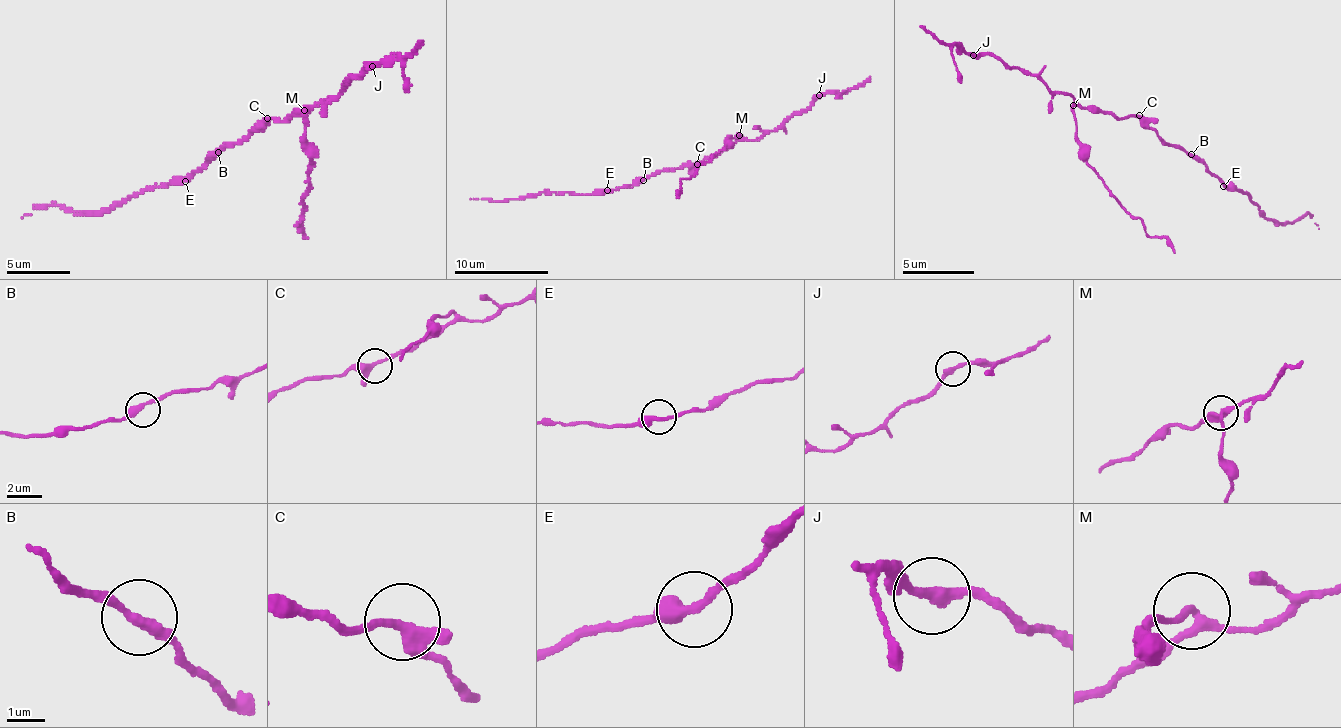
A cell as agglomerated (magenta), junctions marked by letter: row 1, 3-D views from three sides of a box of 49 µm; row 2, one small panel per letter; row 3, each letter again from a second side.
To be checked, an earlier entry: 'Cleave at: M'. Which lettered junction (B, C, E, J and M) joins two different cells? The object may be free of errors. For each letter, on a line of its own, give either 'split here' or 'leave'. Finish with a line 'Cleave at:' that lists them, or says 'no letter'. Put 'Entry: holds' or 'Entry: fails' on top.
Entry: holds
B: leave
C: leave
E: leave
J: leave
M: split here
Cleave at: M

